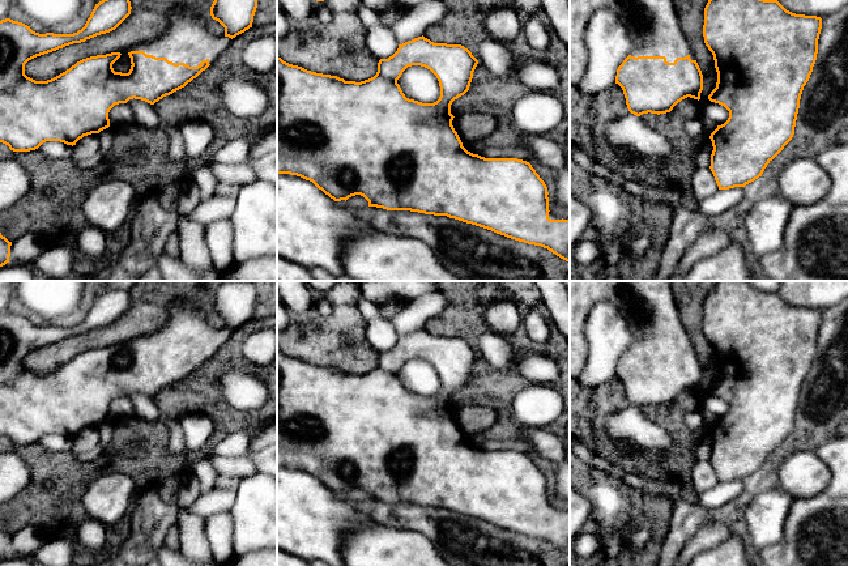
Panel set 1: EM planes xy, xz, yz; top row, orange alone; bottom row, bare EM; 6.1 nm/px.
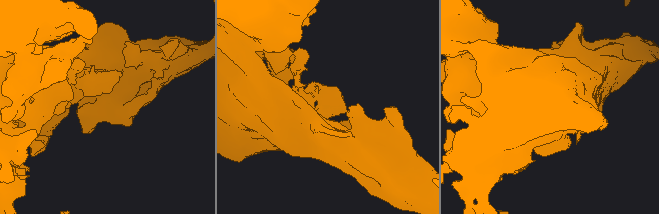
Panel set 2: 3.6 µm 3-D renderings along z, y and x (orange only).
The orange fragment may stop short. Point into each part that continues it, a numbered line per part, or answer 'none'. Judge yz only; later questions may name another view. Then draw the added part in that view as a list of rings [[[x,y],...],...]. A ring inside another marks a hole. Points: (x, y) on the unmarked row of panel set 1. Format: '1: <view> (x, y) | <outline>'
1: yz (650, 306) | [[[570,281],[570,376],[579,378],[587,362],[585,322],[592,307],[600,302],[613,303],[628,318],[636,333],[635,342],[630,346],[631,349],[665,349],[668,356],[674,356],[677,350],[689,348],[691,353],[695,353],[695,346],[683,327],[673,297],[670,281]]]

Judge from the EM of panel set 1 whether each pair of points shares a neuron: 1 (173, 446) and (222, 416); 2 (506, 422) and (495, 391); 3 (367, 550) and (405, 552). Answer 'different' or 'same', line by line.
1: different
2: same
3: same

